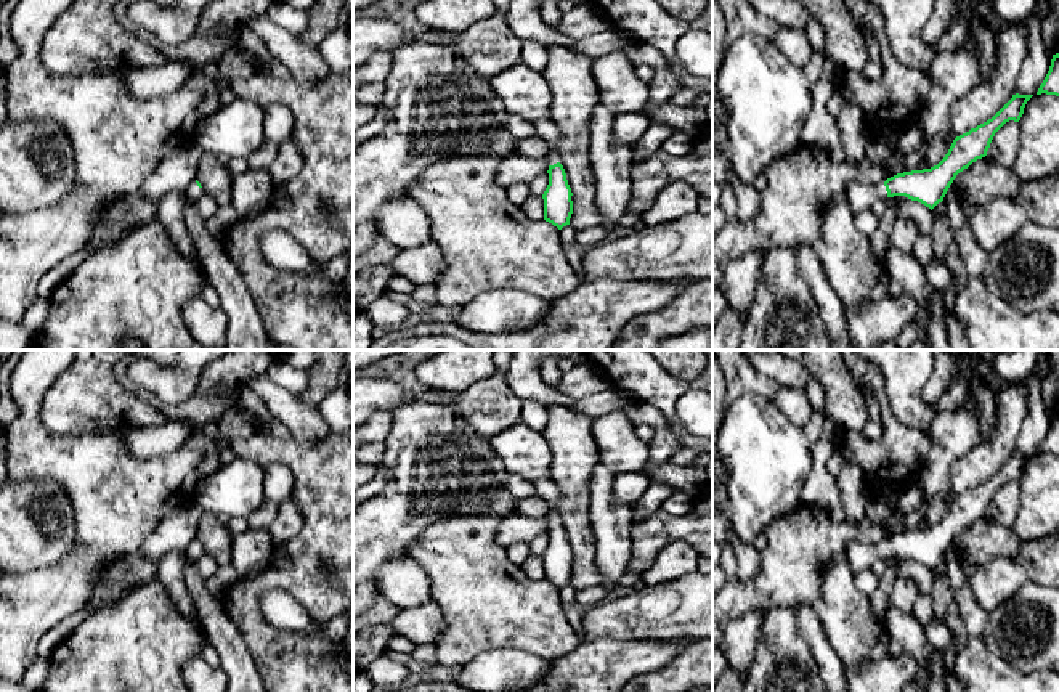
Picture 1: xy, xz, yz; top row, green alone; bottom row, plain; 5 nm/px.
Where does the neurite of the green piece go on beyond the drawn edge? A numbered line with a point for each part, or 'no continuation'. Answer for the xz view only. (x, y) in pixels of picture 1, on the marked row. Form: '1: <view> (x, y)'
1: xz (546, 129)

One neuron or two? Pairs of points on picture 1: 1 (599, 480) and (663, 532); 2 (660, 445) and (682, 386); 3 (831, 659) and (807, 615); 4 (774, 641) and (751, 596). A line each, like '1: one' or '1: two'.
1: two
2: two
3: one
4: two

